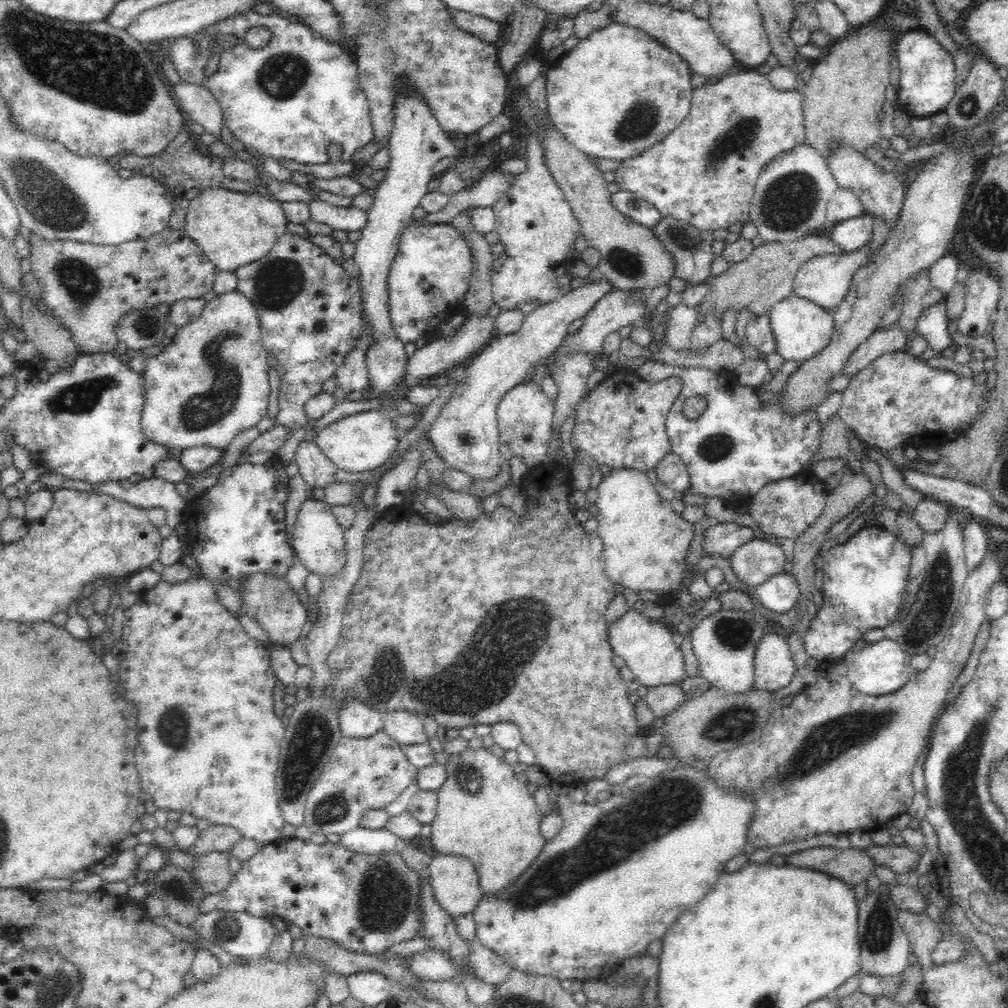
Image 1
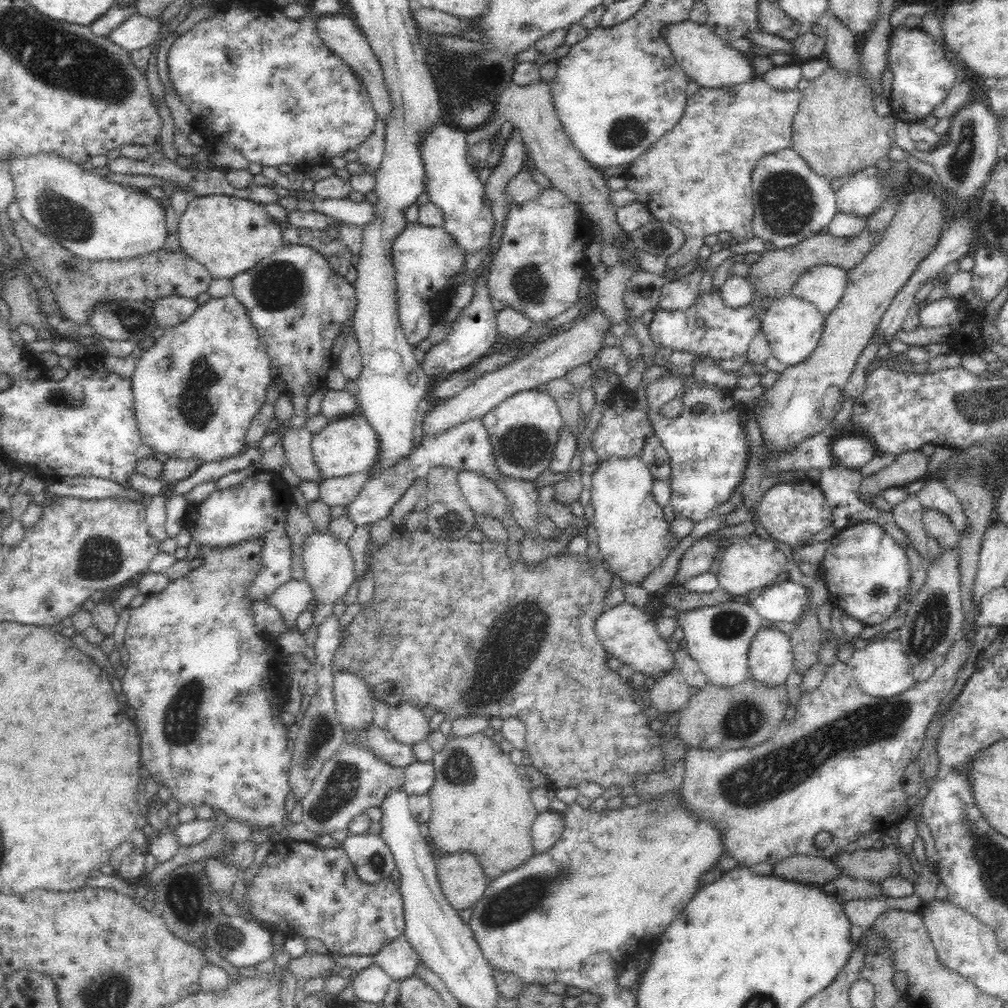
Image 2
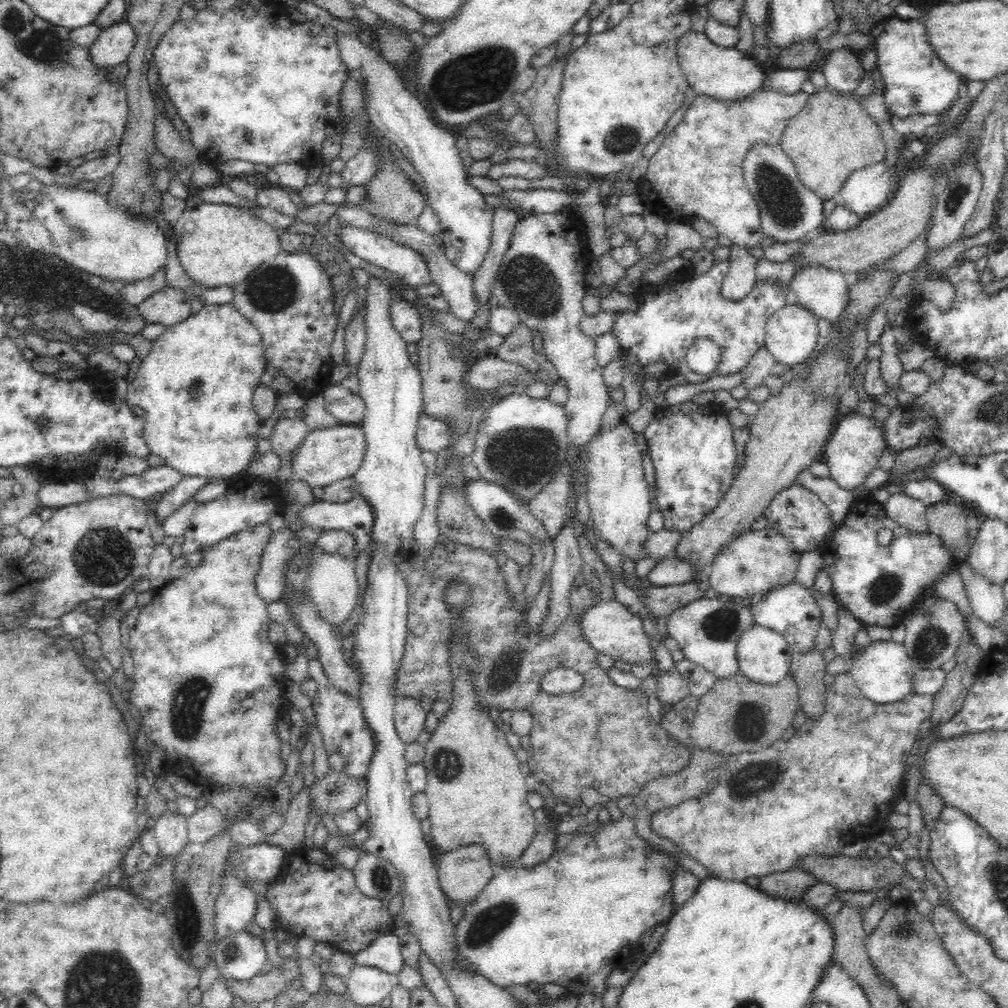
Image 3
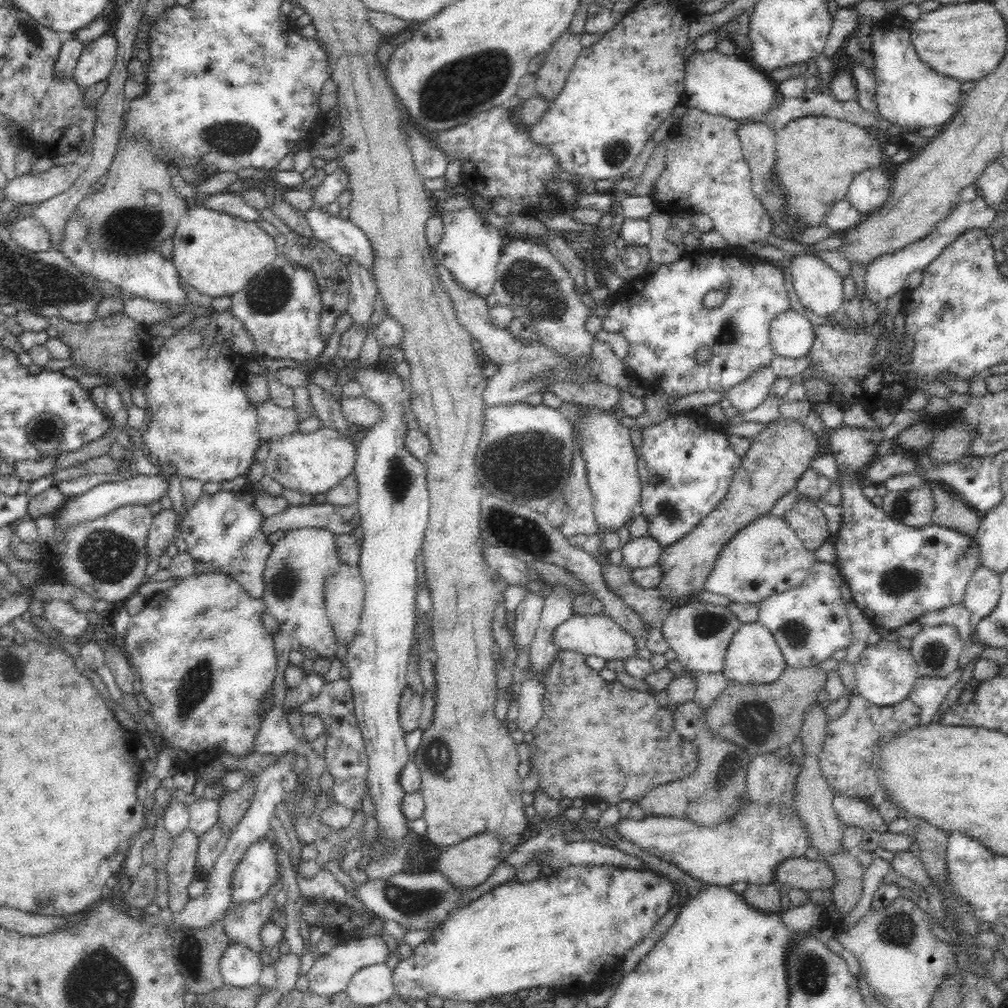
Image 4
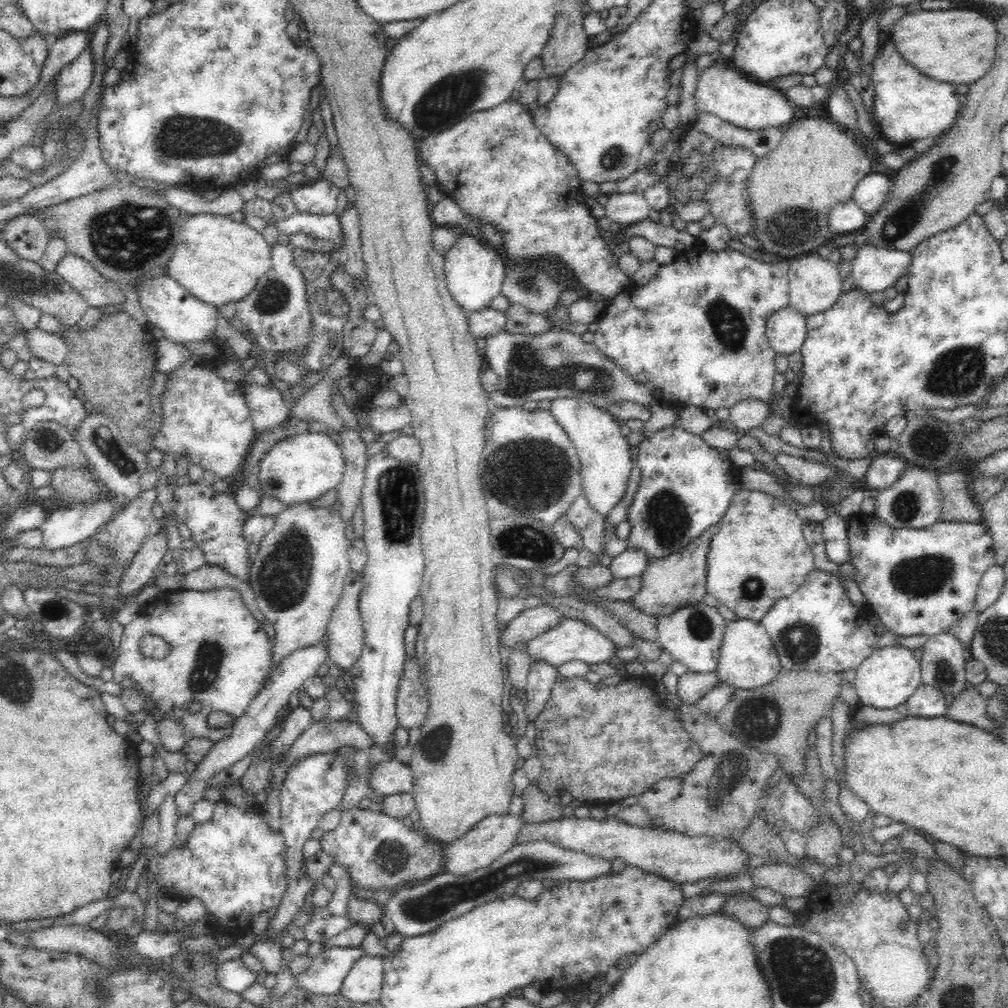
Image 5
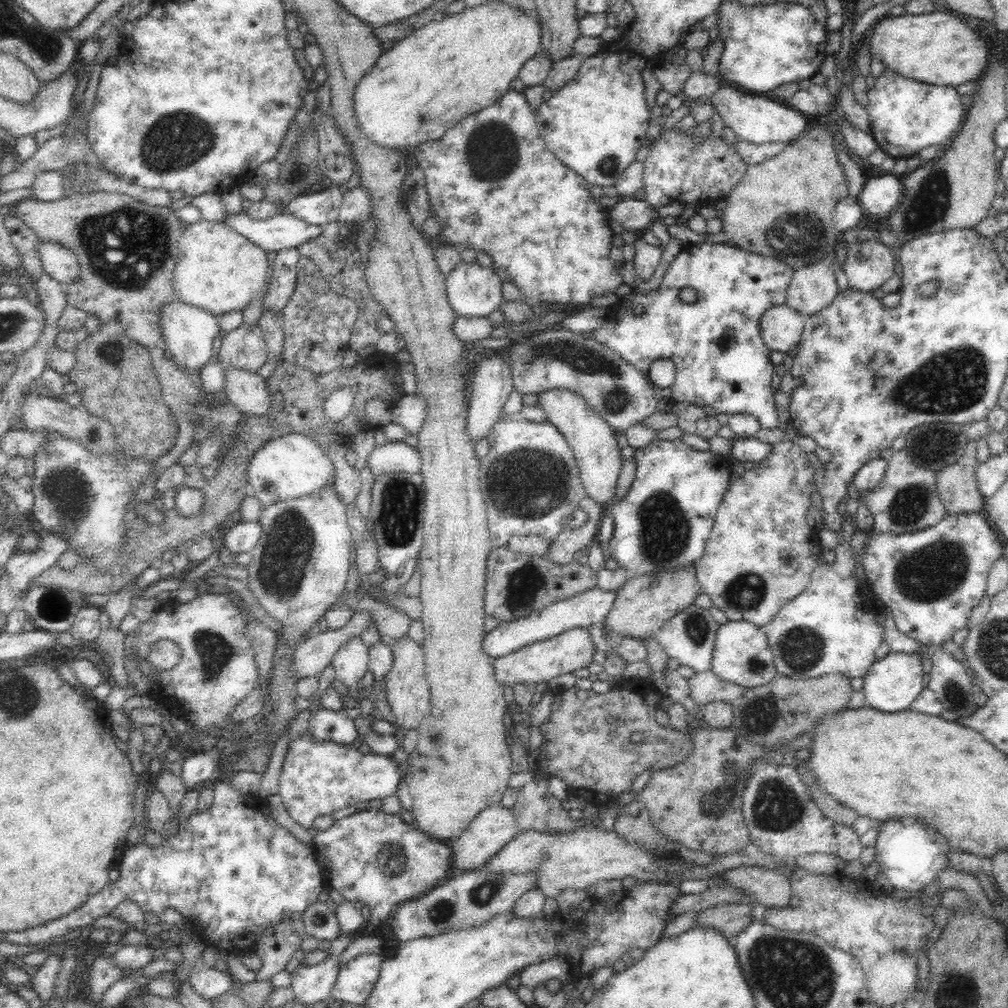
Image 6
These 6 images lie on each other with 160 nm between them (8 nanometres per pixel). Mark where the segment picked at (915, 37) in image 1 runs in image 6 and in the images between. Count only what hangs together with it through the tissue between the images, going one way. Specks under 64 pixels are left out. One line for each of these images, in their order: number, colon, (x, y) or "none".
2: (923, 76)
3: (915, 81)
4: (910, 94)
5: (908, 106)
6: (906, 116)

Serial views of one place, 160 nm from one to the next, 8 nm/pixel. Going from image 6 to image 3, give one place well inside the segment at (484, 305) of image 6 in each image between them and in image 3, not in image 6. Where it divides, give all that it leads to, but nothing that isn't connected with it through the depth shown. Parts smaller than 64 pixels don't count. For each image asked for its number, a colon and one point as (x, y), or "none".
3: (465, 222)
4: (470, 249)
5: (474, 273)

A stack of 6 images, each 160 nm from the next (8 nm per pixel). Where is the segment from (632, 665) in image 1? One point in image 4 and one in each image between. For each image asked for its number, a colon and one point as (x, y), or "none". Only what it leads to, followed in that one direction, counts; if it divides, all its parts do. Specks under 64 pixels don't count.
2: (627, 634)
3: (610, 628)
4: (590, 635)

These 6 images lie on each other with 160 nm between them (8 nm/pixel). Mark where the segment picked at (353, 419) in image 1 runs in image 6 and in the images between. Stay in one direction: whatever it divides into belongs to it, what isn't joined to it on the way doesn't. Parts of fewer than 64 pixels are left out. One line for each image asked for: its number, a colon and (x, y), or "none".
2: (347, 446)
3: (330, 455)
4: (313, 463)
5: (299, 469)
6: (292, 466)

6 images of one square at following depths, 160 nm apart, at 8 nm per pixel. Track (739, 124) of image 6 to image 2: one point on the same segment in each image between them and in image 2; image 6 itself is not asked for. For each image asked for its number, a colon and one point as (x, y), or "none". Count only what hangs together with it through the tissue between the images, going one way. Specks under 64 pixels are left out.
2: (706, 59)
3: (726, 74)
4: (729, 86)
5: (723, 91)

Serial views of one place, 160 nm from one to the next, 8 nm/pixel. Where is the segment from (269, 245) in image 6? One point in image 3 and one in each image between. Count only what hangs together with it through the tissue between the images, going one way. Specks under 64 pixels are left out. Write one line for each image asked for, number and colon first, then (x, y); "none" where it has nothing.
3: (408, 265)
4: (343, 236)
5: (321, 227)

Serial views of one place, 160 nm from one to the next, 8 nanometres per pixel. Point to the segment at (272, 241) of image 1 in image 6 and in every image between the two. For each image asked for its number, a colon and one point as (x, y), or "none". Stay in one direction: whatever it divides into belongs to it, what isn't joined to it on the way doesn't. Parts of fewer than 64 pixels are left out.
2: (228, 235)
3: (218, 245)
4: (217, 254)
5: (217, 260)
6: (218, 270)

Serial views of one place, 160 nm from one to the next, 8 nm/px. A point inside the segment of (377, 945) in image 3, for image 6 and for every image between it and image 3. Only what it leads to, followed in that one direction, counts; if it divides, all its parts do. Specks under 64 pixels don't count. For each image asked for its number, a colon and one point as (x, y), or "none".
4: (332, 972)
5: (326, 974)
6: (311, 984)

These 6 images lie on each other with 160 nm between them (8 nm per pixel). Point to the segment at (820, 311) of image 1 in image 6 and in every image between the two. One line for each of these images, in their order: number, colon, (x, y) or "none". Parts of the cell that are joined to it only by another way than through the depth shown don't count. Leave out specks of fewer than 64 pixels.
2: (793, 327)
3: (791, 332)
4: (790, 333)
5: (786, 330)
6: (781, 327)

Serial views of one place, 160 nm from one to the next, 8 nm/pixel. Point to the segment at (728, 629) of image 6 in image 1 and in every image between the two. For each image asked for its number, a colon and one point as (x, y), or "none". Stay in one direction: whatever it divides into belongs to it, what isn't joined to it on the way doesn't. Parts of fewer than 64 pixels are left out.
1: (773, 667)
2: (770, 656)
3: (764, 656)
4: (753, 657)
5: (747, 659)

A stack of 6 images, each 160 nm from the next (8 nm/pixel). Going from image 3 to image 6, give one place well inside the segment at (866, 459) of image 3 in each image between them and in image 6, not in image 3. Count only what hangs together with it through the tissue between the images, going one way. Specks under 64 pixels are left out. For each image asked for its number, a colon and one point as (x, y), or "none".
4: (897, 574)
5: (922, 581)
6: (932, 579)

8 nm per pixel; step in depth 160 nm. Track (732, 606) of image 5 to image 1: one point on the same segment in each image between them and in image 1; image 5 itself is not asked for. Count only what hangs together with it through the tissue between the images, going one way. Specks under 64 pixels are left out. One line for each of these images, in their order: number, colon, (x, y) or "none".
1: (758, 560)
2: (749, 562)
3: (758, 561)
4: (766, 557)

